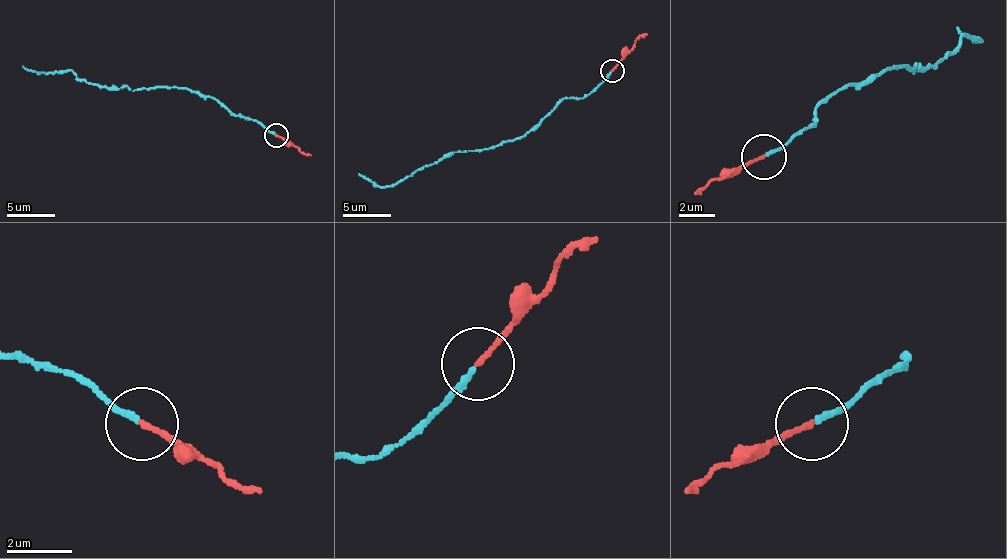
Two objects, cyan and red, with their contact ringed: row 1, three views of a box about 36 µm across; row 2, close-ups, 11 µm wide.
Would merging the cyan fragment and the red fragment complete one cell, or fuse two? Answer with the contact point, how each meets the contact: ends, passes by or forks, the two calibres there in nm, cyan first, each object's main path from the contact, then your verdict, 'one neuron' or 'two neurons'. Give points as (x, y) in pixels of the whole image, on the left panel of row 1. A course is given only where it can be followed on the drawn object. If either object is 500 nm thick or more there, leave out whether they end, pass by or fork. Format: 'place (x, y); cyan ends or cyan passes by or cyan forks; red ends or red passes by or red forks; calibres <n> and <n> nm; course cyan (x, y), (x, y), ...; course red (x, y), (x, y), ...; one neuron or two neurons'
place (276, 135); cyan ends; red ends; calibres 180 and 160 nm; course cyan (274, 134), (229, 111), (214, 99), (186, 89), (114, 89), (88, 84), (71, 70), (40, 72), (23, 65); course red (276, 134), (310, 156); one neuron

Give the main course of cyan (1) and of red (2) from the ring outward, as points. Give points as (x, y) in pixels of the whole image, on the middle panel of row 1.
1: (610, 72), (581, 99), (565, 99), (522, 137), (488, 149), (450, 151), (383, 187), (376, 187), (359, 173)
2: (612, 70), (646, 34)

